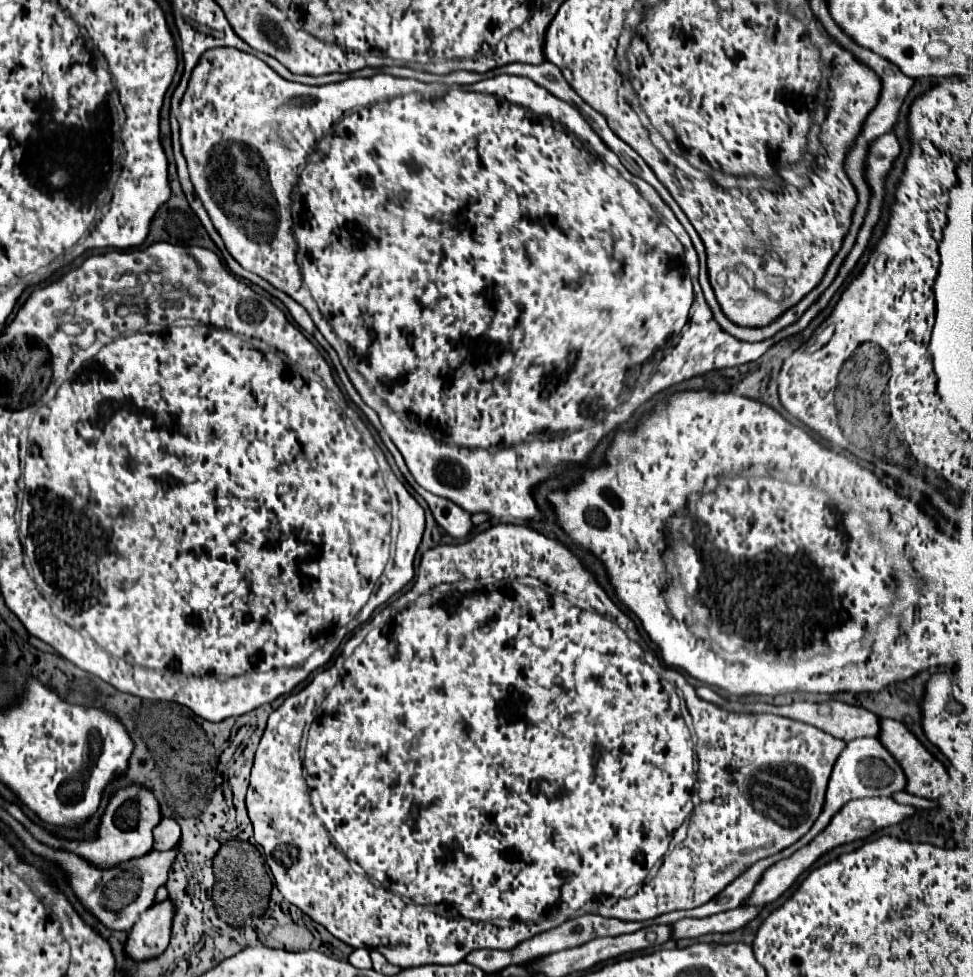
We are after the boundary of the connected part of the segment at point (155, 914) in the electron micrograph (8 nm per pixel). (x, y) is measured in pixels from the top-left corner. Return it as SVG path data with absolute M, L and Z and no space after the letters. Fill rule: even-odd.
M170 899L154 903L150 909L146 909L128 935L126 953L136 961L144 961L164 953L170 943L174 911L176 907Z

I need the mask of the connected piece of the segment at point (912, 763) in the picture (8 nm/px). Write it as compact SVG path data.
M882 719L880 721L880 741L896 757L896 761L902 765L906 779L908 779L908 785L906 785L908 793L924 797L924 799L940 799L950 791L950 777L946 773L946 767L938 759L934 759L926 751L926 747L900 721Z

